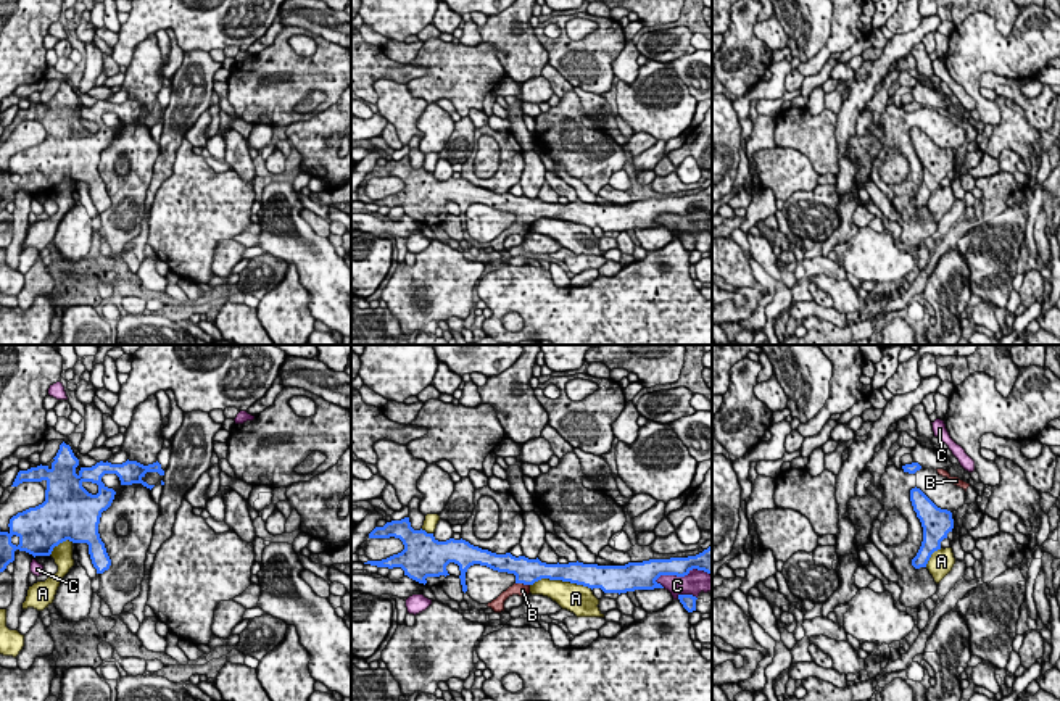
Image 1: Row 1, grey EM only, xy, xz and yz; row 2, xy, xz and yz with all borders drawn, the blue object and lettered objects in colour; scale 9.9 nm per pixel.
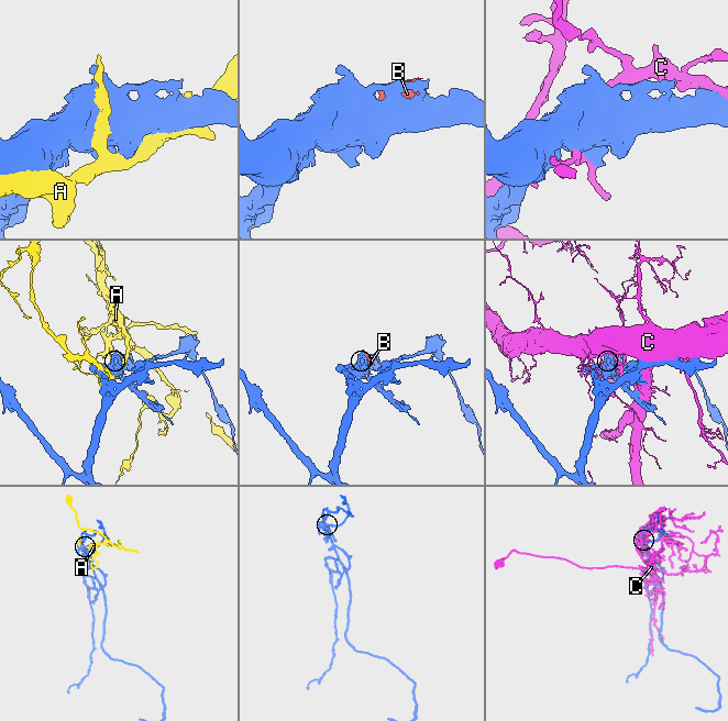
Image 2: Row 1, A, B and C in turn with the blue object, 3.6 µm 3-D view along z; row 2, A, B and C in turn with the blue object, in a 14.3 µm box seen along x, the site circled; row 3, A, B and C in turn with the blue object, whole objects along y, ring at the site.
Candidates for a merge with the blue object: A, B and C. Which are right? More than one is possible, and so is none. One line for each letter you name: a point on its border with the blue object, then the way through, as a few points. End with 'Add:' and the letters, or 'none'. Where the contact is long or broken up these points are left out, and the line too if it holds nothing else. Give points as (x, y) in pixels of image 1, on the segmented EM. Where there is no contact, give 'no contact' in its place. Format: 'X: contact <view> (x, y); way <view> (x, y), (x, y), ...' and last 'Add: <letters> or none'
B: contact xz (522, 582)
Add: B

